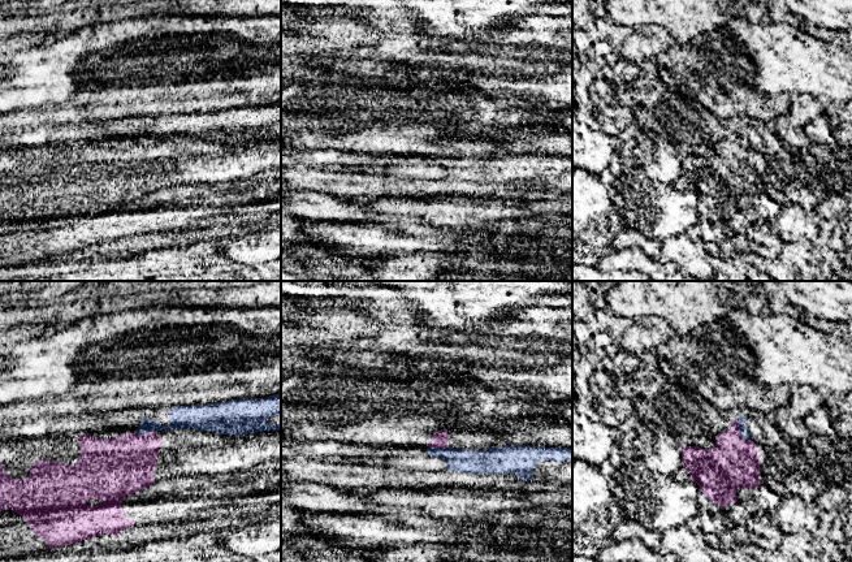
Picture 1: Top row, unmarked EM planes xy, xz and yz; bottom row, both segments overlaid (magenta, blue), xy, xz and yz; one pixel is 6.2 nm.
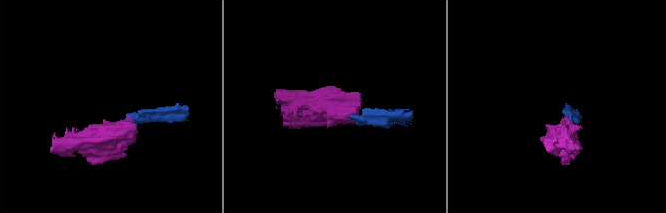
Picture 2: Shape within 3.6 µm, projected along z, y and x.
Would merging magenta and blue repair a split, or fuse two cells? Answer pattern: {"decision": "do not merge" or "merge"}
{"decision": "do not merge"}

